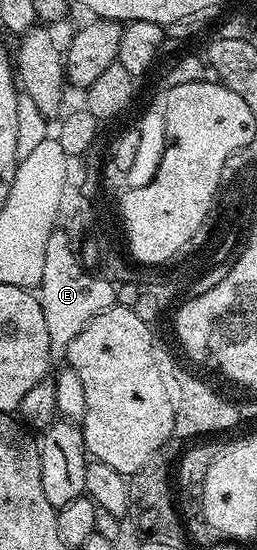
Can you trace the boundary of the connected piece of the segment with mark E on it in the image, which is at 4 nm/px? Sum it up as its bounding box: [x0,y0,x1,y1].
[38,227,116,353]

